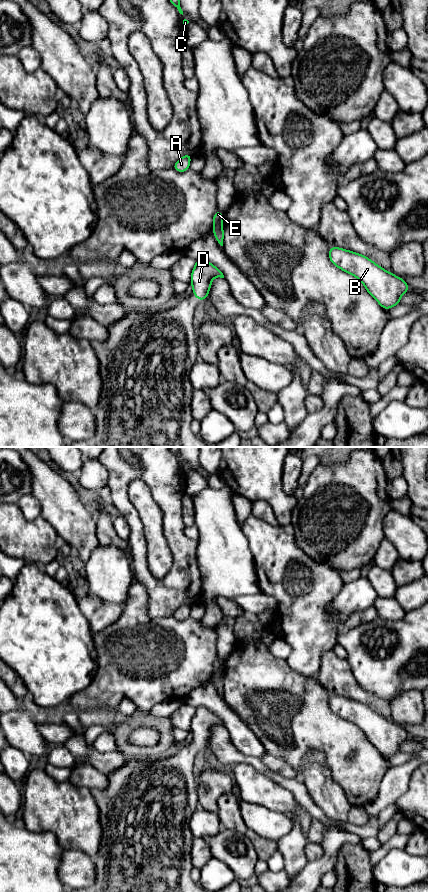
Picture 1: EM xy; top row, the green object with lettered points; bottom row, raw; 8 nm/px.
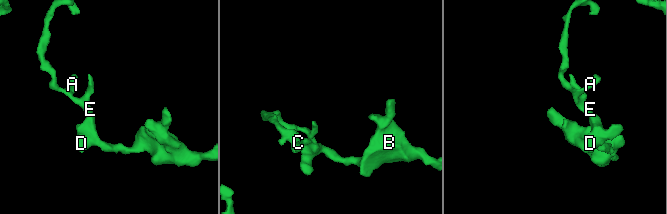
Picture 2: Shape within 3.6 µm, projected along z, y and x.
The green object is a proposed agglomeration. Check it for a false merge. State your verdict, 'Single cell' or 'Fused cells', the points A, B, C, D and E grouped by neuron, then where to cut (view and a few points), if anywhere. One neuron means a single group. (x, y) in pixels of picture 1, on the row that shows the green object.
Fused cells. Groups: A C E / B D. Split along xy (222, 222), (213, 225)

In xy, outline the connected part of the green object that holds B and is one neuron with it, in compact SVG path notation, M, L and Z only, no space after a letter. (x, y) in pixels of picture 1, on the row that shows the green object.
M329 247L329 259L337 268L358 278L363 283L367 292L383 309L391 309L395 305L401 304L401 296L408 293L409 286L405 280L386 271L364 255L339 247Z

